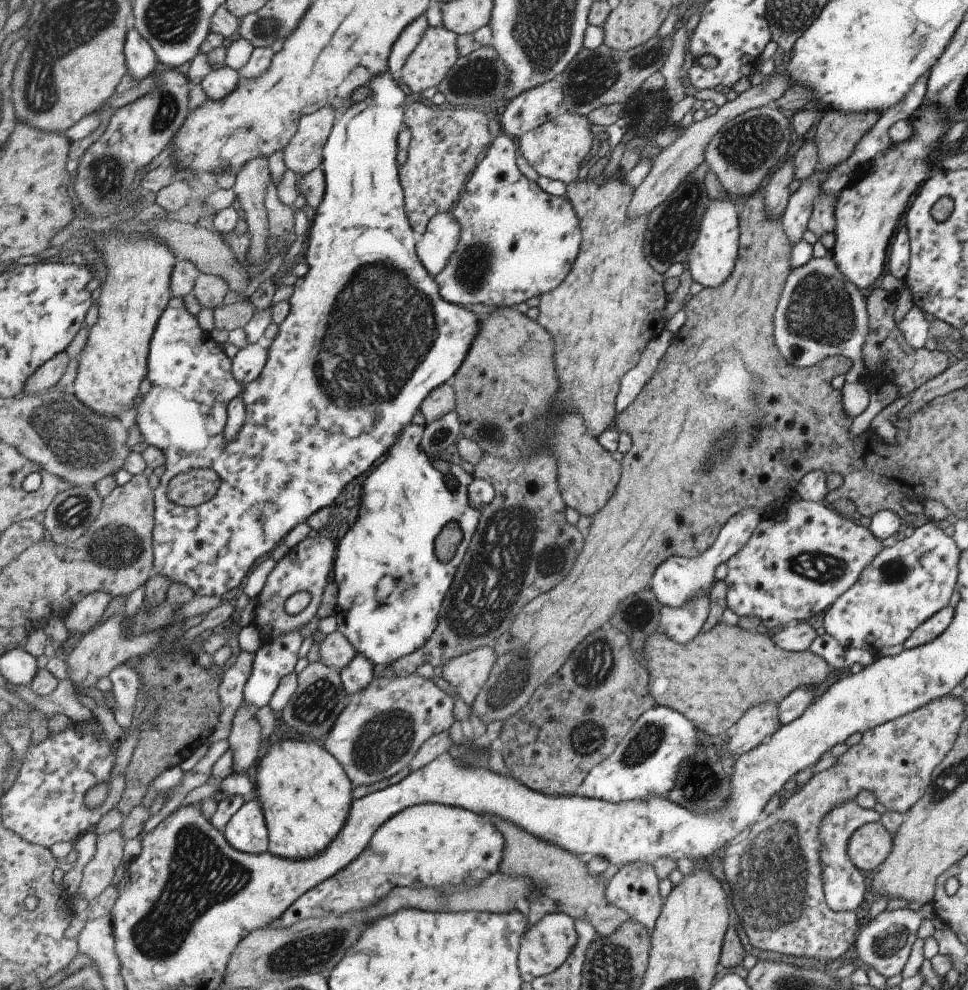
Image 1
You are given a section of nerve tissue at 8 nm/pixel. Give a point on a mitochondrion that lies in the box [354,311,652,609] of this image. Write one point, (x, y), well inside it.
(494, 433)

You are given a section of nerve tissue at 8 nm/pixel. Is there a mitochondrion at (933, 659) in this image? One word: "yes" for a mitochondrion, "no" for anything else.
no

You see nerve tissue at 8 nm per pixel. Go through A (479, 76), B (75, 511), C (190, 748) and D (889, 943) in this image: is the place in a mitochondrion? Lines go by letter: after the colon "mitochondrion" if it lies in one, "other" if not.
A: mitochondrion
B: mitochondrion
C: other
D: mitochondrion

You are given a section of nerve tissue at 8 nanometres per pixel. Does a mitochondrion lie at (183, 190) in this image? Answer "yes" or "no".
no

